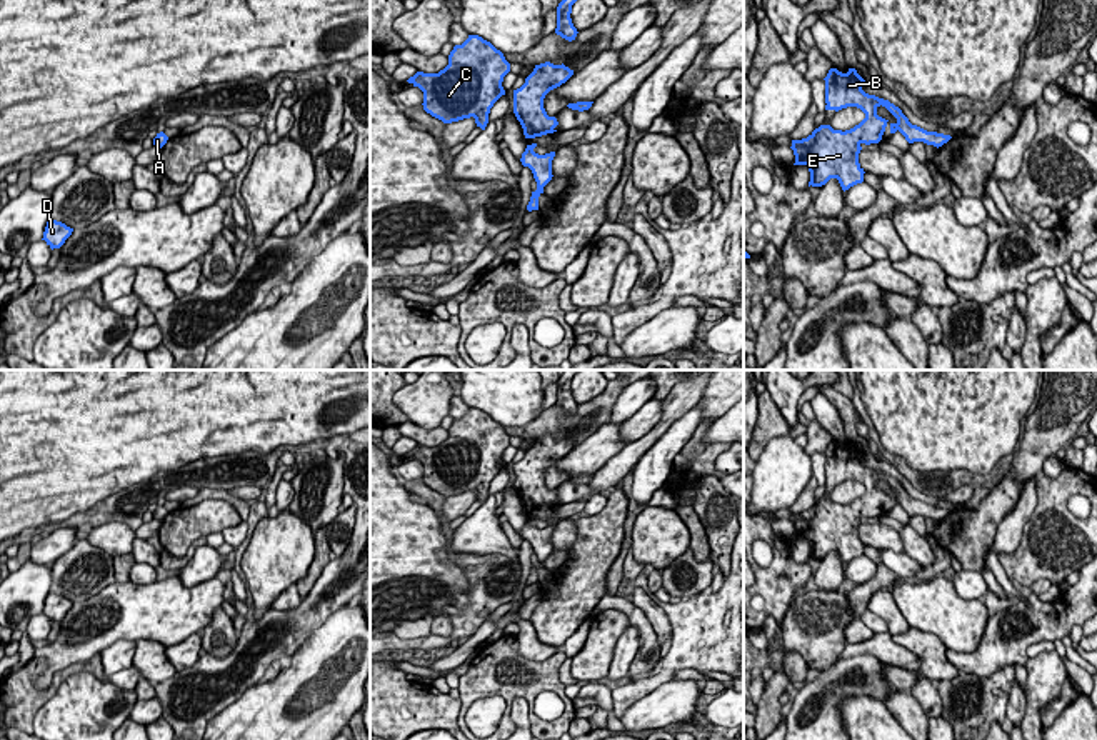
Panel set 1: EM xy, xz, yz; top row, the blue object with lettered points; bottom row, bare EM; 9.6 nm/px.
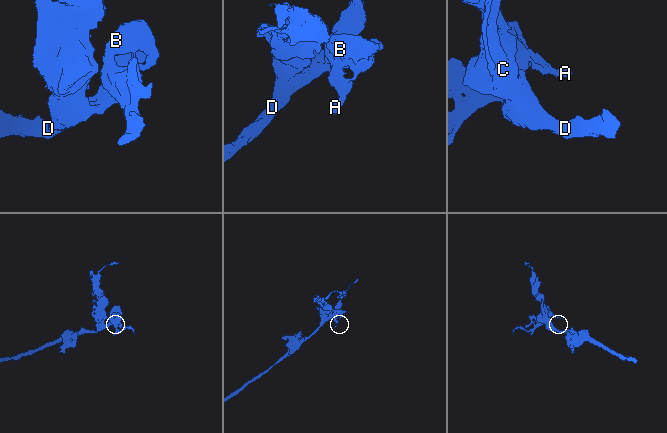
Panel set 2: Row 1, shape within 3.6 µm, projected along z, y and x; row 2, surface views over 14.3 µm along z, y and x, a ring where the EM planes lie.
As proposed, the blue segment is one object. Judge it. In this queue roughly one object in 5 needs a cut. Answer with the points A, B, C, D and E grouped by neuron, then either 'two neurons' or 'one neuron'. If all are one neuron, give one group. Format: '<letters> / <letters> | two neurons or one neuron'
A B C D E | one neuron

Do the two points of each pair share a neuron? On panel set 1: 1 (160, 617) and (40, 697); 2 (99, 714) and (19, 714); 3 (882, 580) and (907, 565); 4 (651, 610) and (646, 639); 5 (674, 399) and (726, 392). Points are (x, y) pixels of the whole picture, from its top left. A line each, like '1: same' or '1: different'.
1: different
2: different
3: different
4: different
5: different

